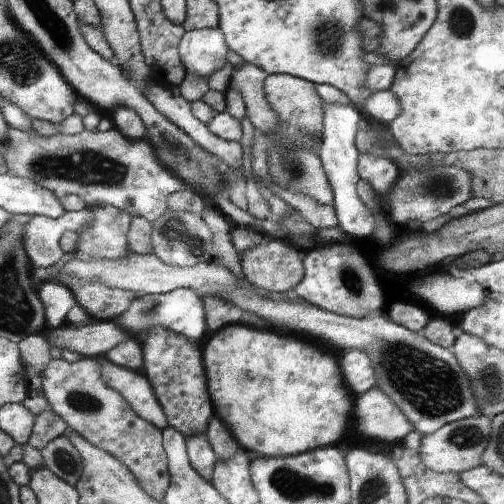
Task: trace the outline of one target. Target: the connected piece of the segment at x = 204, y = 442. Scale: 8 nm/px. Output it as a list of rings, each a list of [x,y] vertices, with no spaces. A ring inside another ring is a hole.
[[[205,432],[200,434],[190,434],[185,437],[187,454],[192,468],[204,478],[211,482],[214,466],[218,460],[212,446],[208,442]]]

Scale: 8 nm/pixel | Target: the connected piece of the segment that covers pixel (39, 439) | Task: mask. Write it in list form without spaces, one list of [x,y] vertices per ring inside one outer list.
[[[47,407],[44,412],[40,412],[35,417],[32,434],[27,444],[40,451],[42,448],[57,436],[64,434],[68,430],[68,424],[62,416],[58,416],[51,407]]]

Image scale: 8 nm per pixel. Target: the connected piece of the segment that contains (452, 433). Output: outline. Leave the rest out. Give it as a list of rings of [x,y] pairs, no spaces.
[[[478,415],[441,426],[431,435],[424,435],[418,448],[422,462],[438,473],[464,472],[482,464],[482,455],[491,435],[491,417]]]

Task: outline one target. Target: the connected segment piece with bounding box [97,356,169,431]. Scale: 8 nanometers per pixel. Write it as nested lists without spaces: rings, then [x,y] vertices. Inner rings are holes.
[[[105,356],[97,359],[100,359],[100,368],[104,368],[103,376],[108,385],[122,393],[131,408],[144,420],[151,421],[163,431],[169,424],[147,376],[138,374],[134,369],[115,365]]]

